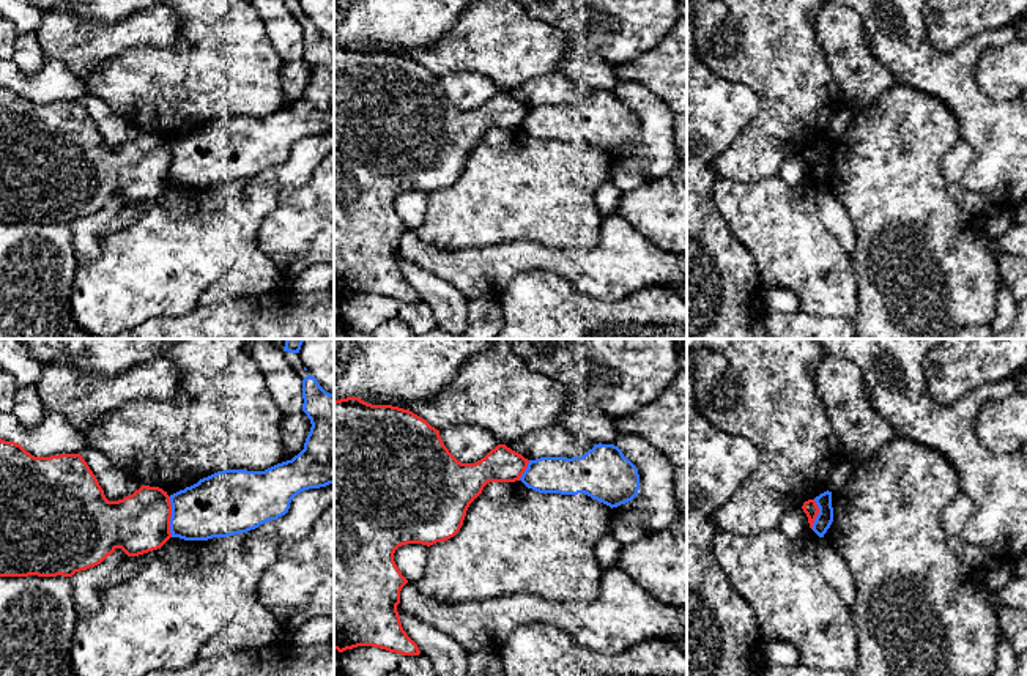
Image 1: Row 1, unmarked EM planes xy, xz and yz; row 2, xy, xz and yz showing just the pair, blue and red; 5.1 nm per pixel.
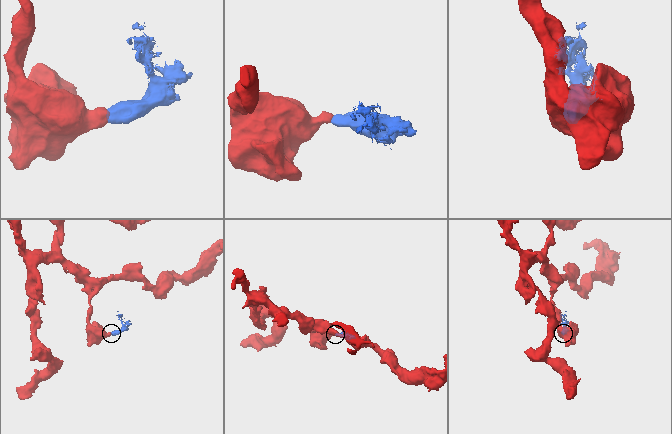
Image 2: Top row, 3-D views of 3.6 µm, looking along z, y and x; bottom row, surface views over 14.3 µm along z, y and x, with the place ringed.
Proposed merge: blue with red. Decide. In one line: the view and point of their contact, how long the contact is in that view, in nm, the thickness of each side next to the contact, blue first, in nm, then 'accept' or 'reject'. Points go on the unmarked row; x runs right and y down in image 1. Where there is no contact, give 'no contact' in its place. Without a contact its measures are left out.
meets blue in xy at (170, 164); contact 200 nm long; 320 nm thick on the blue side, 300 nm on the other; reject

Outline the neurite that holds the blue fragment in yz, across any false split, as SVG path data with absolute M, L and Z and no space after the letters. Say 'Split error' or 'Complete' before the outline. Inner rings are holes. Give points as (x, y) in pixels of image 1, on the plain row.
Complete. M824 139L819 143L814 145L819 161L813 170L813 178L819 183L824 184L827 176L830 175L833 169L833 154L832 154L832 139Z

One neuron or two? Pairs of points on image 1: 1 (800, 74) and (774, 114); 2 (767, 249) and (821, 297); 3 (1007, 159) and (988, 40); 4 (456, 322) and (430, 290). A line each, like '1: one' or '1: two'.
1: one
2: one
3: one
4: one

